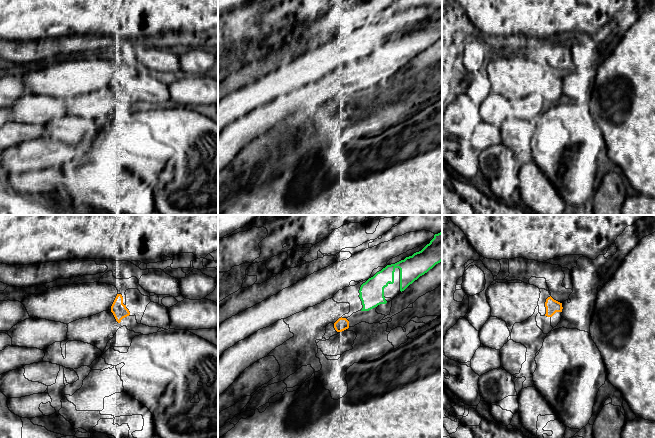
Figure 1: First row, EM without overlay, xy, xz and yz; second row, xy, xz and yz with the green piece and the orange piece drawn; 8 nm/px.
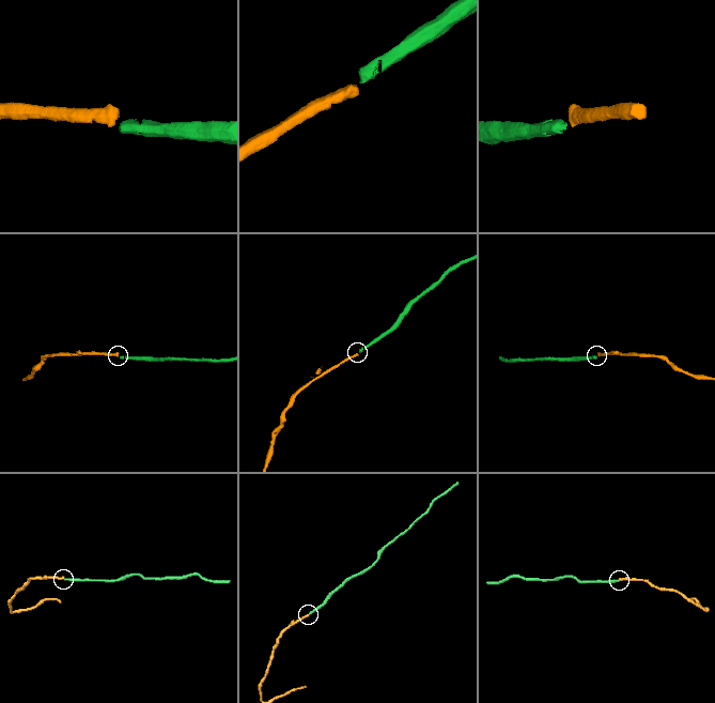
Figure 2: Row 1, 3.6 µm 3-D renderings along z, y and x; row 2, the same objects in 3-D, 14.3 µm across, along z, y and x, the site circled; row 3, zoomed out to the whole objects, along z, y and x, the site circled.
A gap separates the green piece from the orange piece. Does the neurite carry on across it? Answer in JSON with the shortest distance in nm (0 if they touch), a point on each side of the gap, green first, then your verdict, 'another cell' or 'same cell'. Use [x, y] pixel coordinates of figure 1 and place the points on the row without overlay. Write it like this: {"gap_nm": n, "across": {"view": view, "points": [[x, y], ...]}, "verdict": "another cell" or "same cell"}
{"gap_nm": 140, "across": {"view": "xz", "points": [[361, 86], [348, 97]]}, "verdict": "another cell"}

